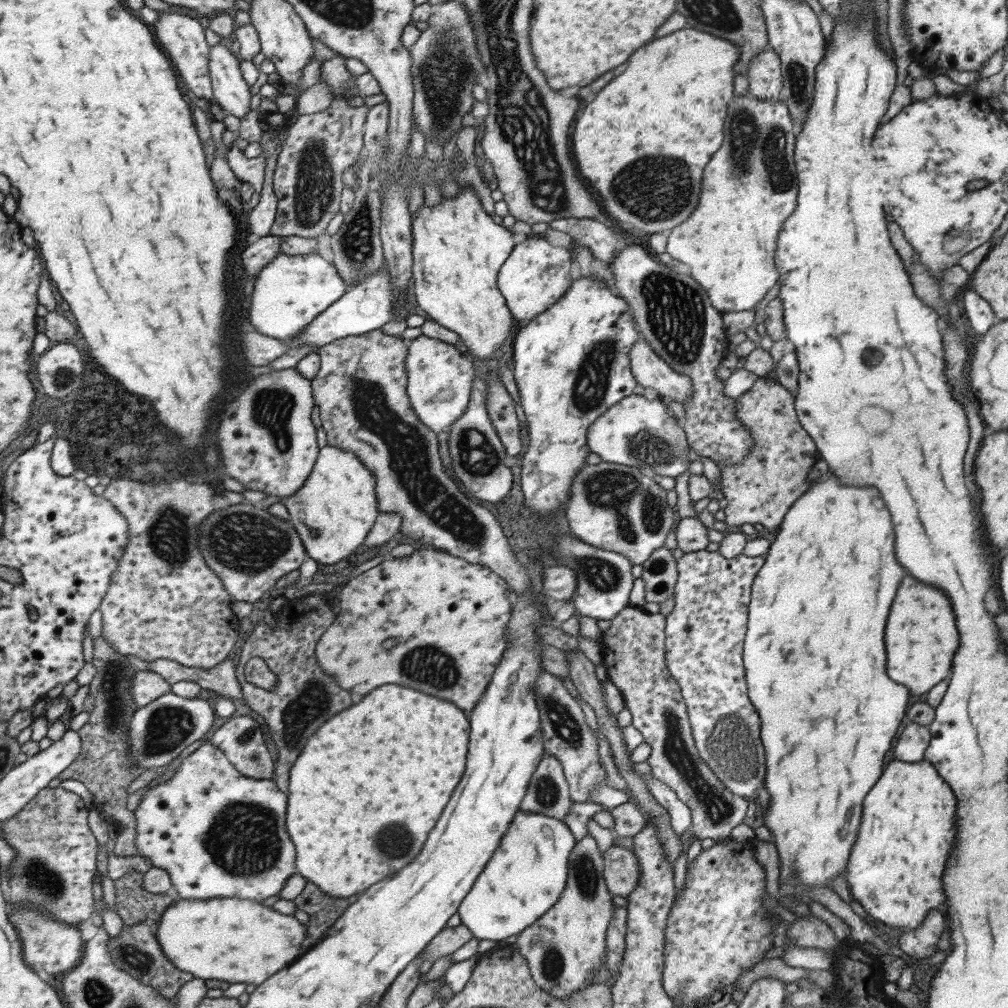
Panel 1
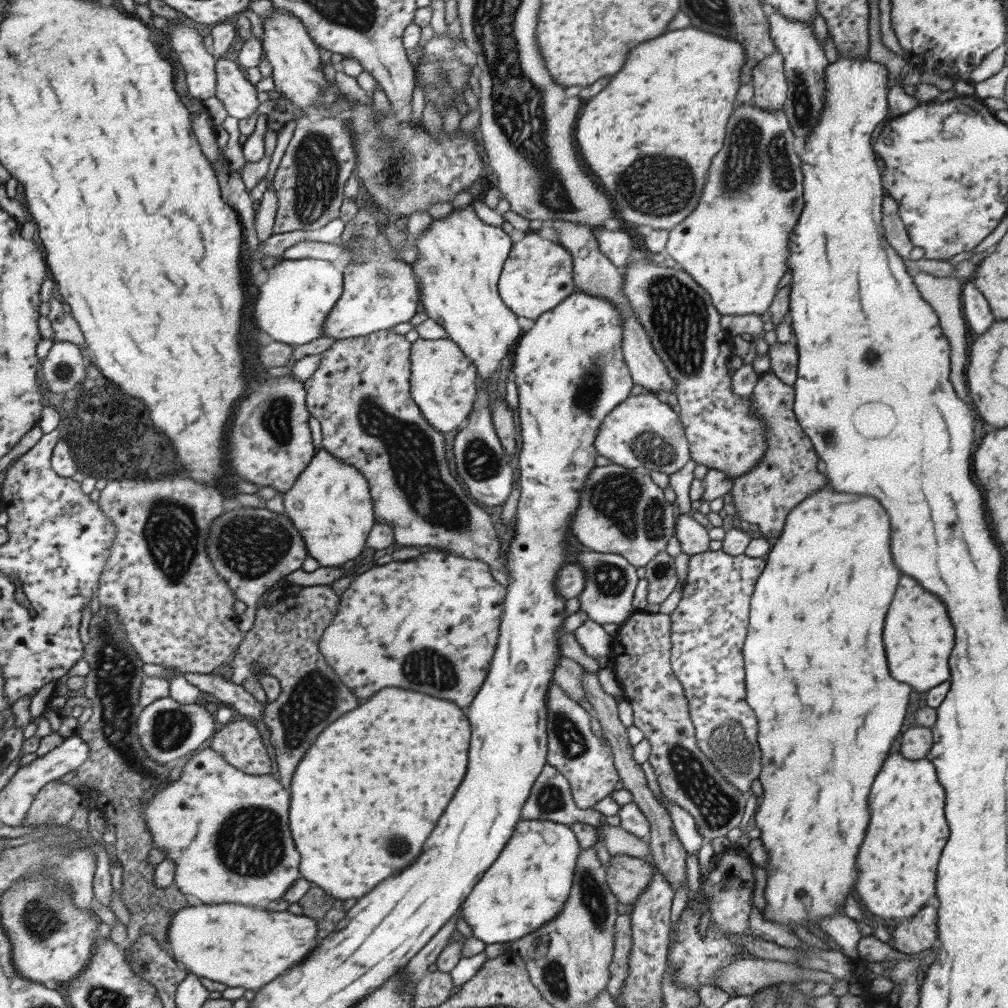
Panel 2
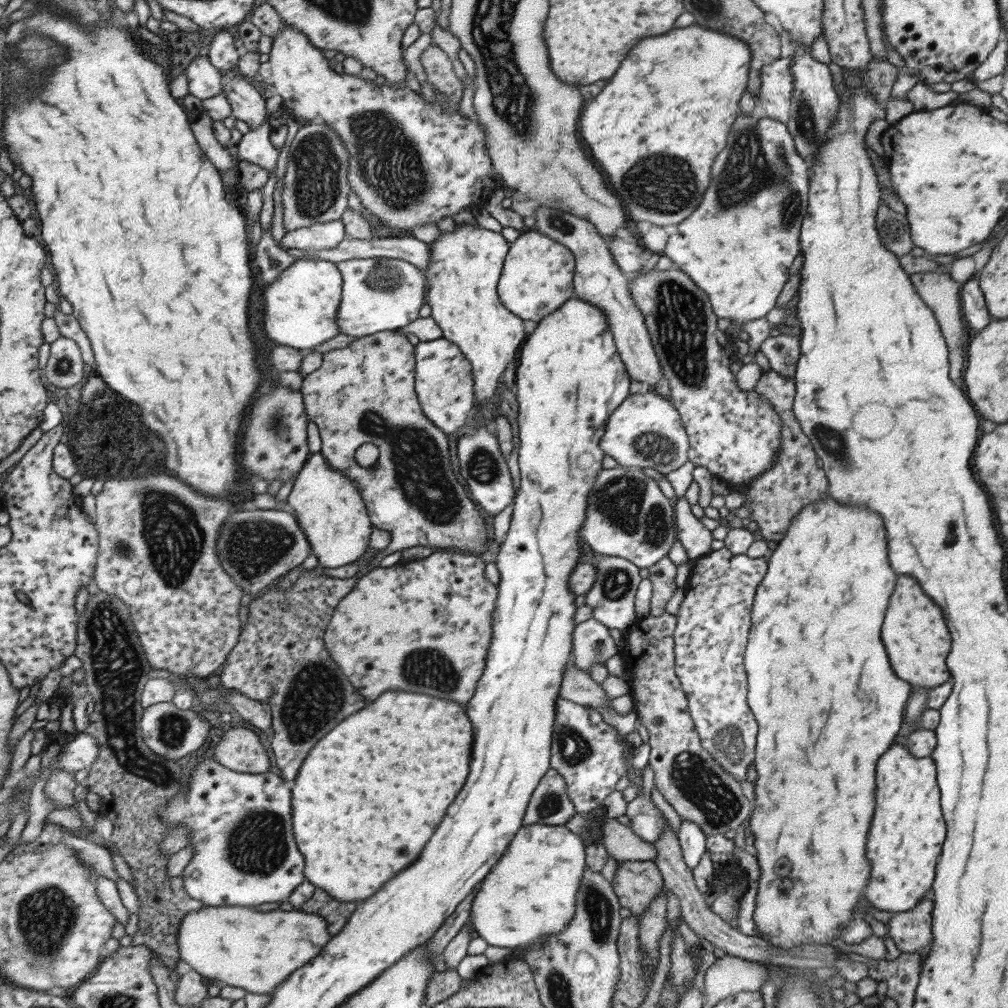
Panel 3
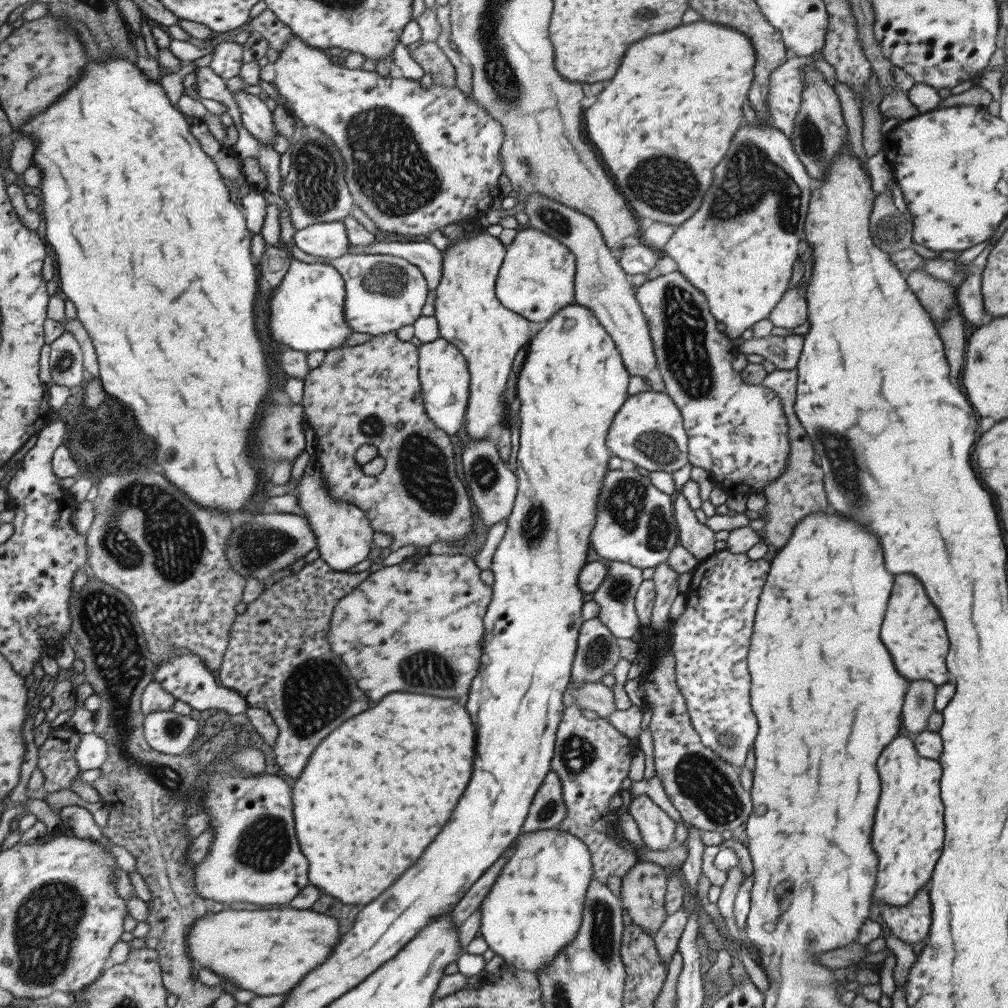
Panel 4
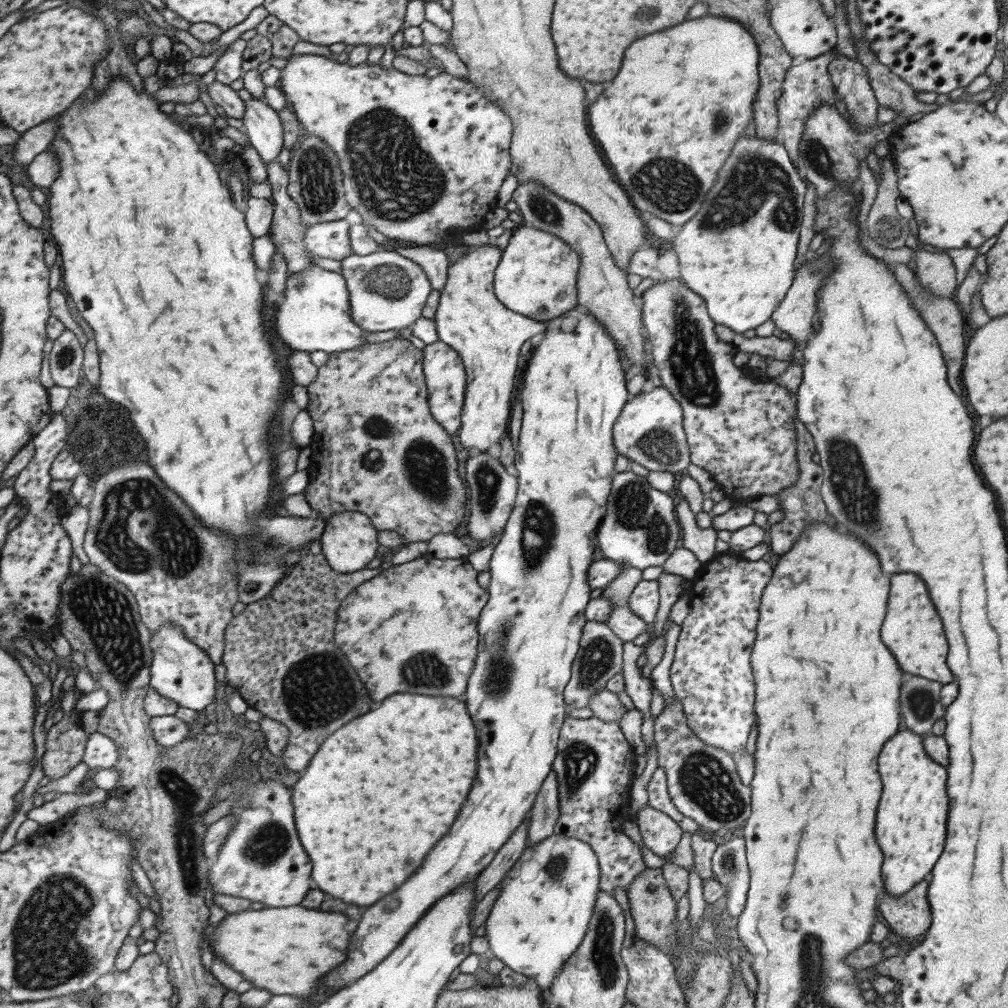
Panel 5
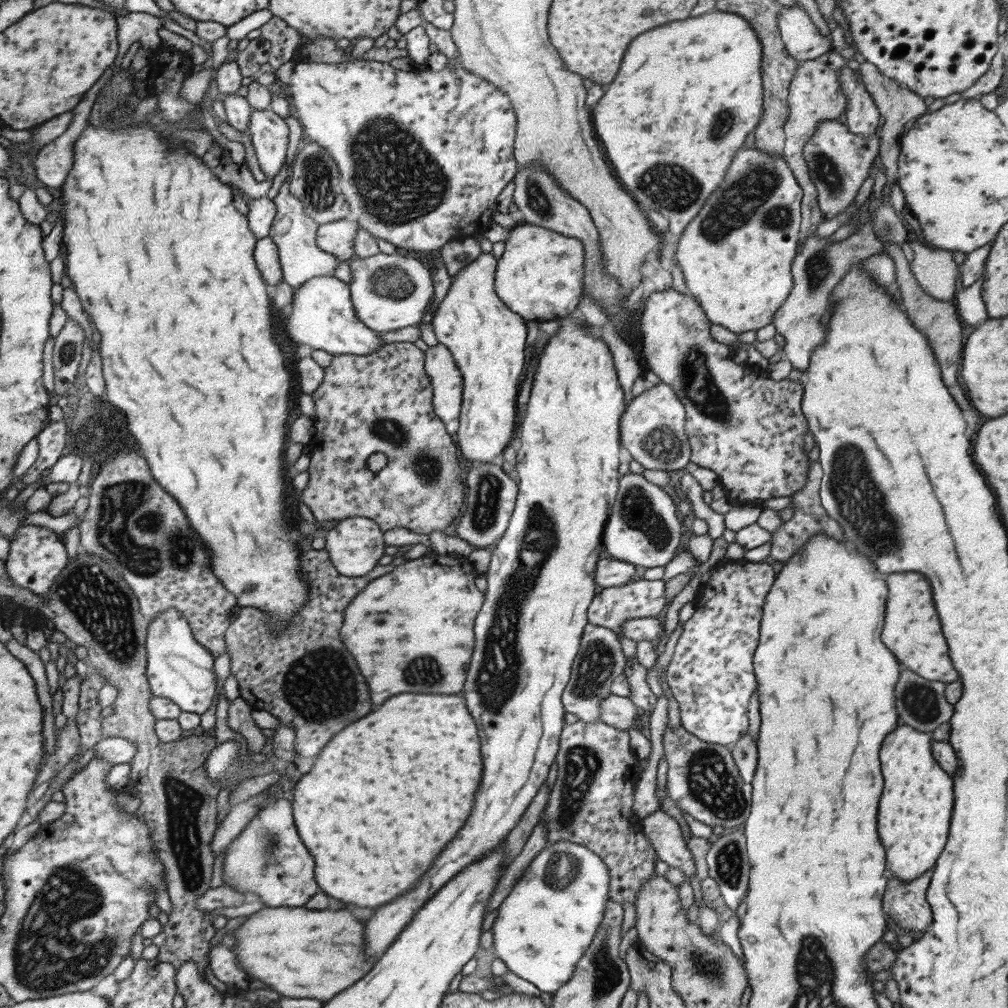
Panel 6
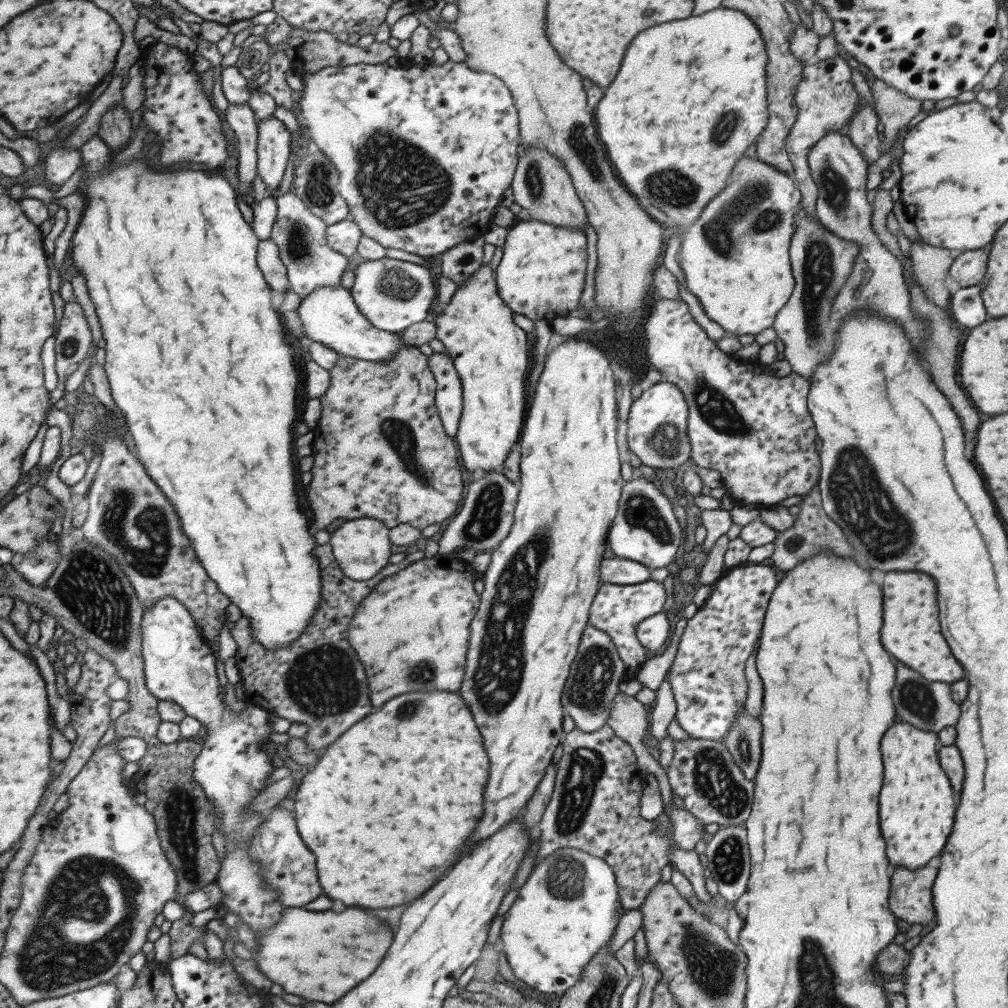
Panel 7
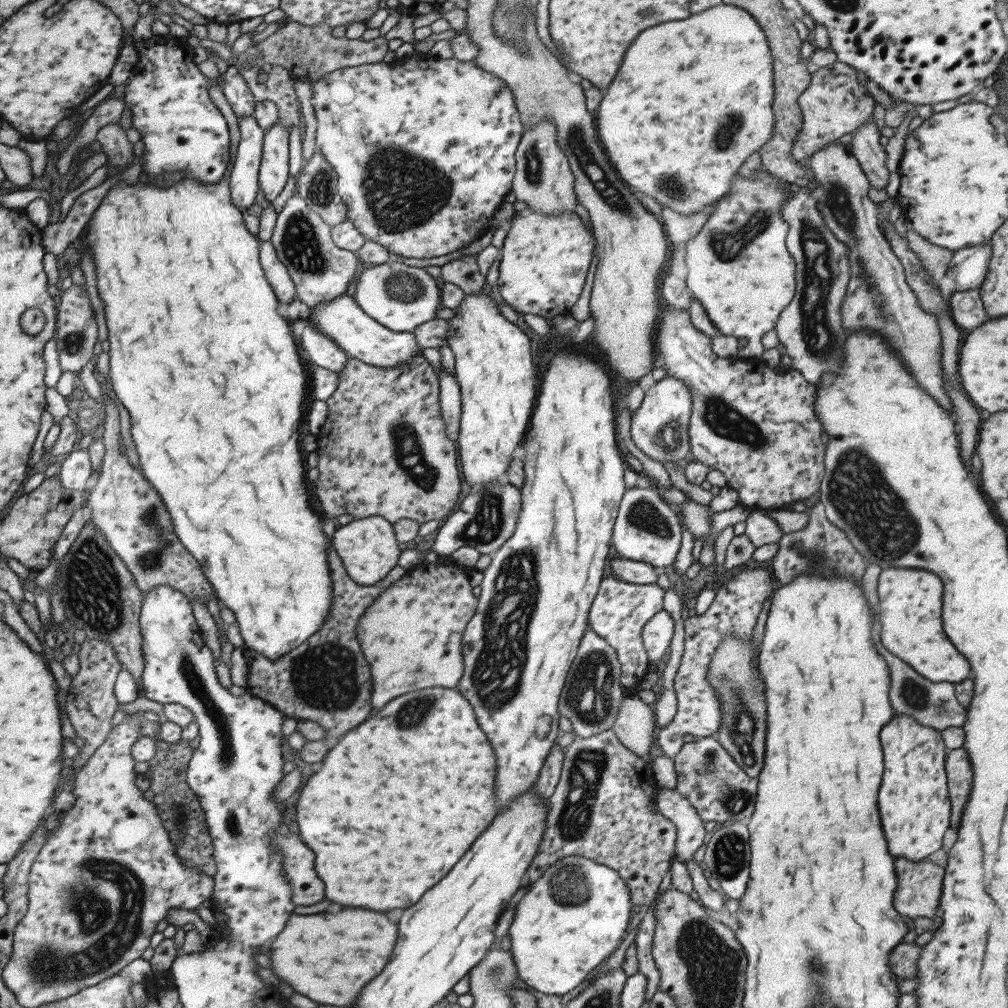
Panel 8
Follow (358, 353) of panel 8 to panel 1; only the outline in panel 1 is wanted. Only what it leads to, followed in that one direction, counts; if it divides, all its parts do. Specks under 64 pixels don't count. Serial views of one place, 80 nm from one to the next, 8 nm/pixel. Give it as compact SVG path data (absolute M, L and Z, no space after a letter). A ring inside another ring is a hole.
M279 252L258 272L249 300L248 319L262 335L287 342L299 336L344 291L335 267L319 253L289 256Z

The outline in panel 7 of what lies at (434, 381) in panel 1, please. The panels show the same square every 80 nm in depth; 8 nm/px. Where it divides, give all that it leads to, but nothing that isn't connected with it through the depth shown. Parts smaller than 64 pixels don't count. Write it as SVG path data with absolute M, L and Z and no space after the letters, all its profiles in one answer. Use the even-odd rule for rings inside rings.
M432 353L427 366L434 376L434 405L444 432L449 438L456 436L462 409L462 384L446 353Z

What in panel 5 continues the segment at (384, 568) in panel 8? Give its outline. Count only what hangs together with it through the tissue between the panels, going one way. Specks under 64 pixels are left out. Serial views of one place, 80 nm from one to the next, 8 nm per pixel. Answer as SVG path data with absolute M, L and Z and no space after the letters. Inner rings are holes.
M347 511L333 513L324 519L324 529L318 538L321 547L321 555L325 557L327 564L341 574L354 573L375 558L377 546L377 530L373 528L371 521L360 512Z

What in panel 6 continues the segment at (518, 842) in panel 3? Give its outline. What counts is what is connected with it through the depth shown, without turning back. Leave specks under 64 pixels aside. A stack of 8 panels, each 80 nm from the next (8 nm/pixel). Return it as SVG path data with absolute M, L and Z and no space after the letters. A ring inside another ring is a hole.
M558 840L546 844L527 865L518 881L511 887L491 926L493 943L491 950L496 958L503 961L507 971L531 982L541 992L554 993L559 986L571 978L577 960L591 944L595 930L609 902L607 867L603 861L586 846L574 842Z

